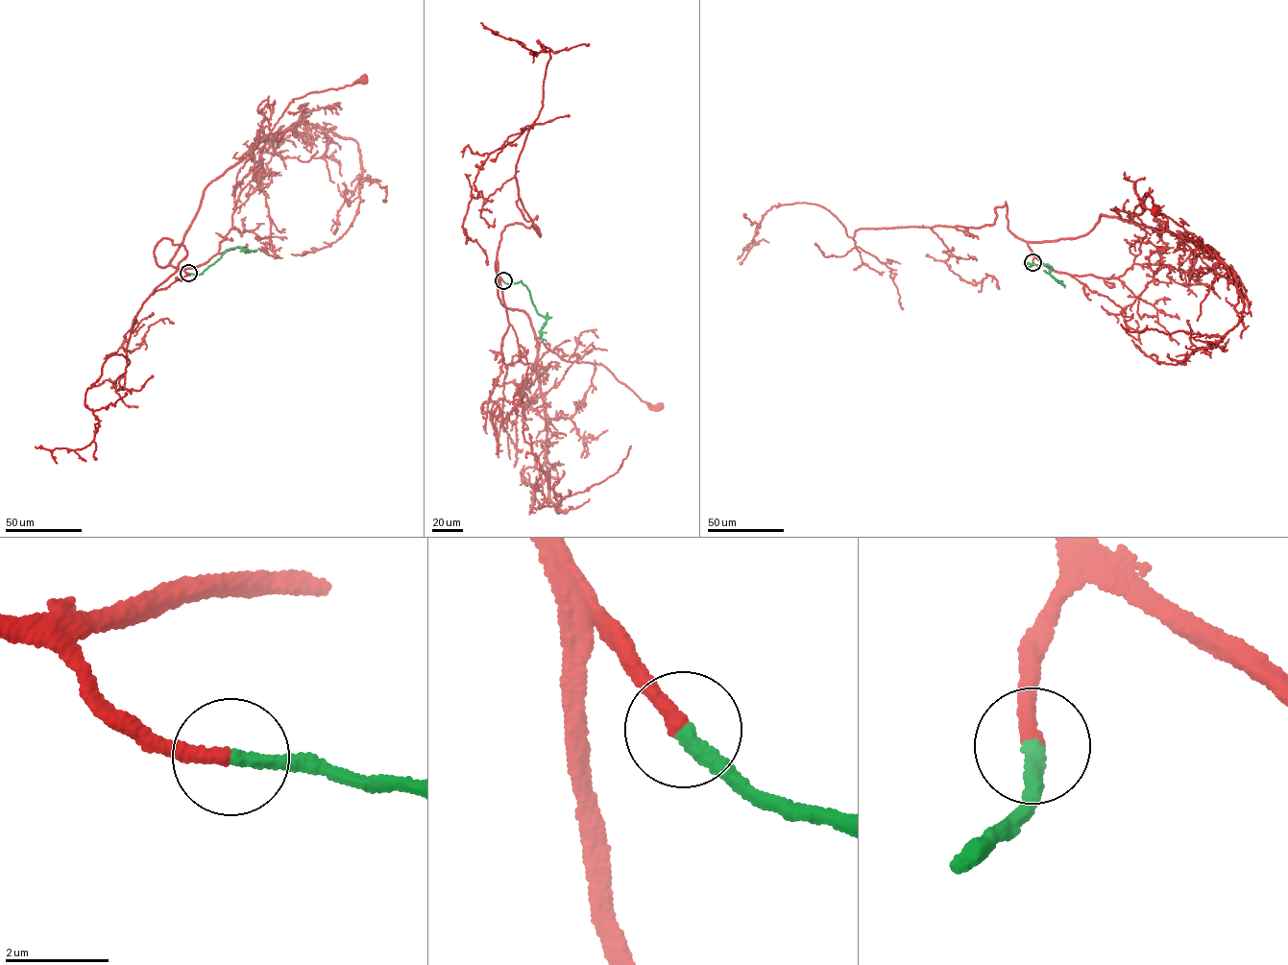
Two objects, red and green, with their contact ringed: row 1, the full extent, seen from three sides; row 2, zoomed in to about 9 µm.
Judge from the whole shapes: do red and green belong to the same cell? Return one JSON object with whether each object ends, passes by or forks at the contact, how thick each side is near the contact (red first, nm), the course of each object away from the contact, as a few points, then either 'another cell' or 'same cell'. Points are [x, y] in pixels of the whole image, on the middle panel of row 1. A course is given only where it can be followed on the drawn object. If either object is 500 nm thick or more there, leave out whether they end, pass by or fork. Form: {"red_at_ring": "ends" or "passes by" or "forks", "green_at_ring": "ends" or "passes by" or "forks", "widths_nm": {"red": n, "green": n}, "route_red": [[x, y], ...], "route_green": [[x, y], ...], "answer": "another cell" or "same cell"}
{"red_at_ring": "ends", "green_at_ring": "ends", "widths_nm": {"red": 320, "green": 280}, "route_red": [[502, 281], [497, 261], [500, 302], [527, 315], [538, 349], [542, 341], [566, 360], [603, 365], [661, 406]], "route_green": [[502, 281], [511, 284], [522, 281], [526, 286], [536, 311], [546, 317], [541, 331], [541, 338], [546, 341]], "answer": "same cell"}

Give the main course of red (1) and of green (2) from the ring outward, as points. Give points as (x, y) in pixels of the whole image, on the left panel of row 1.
1: (188, 273), (170, 263), (193, 222), (205, 187), (268, 133), (294, 99), (364, 80)
2: (188, 273), (201, 274), (230, 248), (238, 247), (248, 252), (256, 250)

